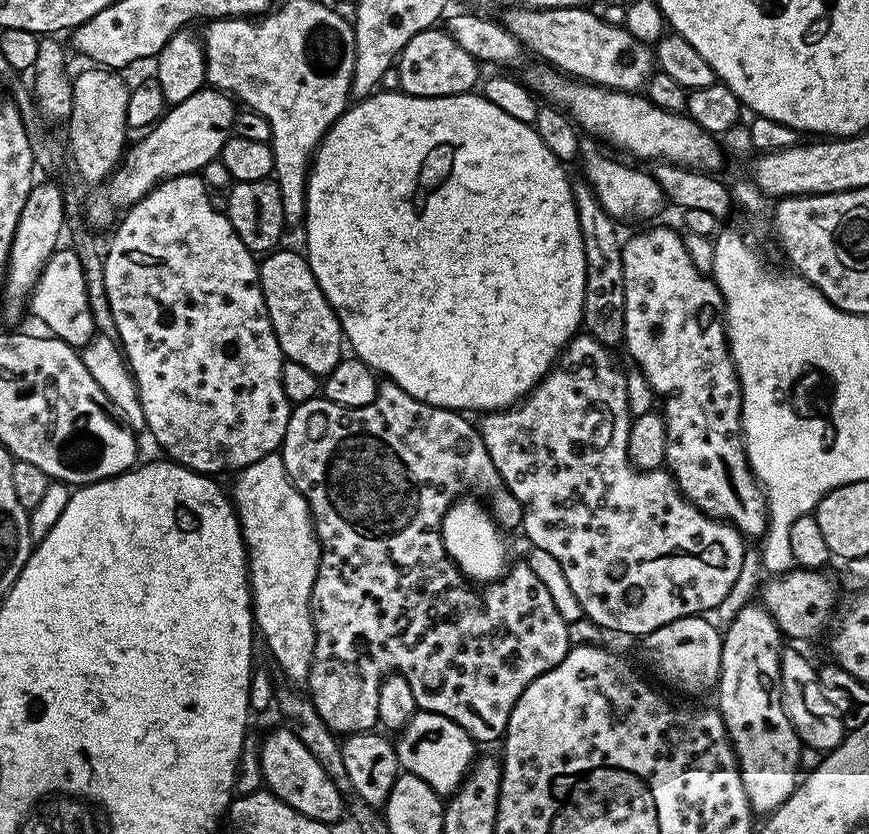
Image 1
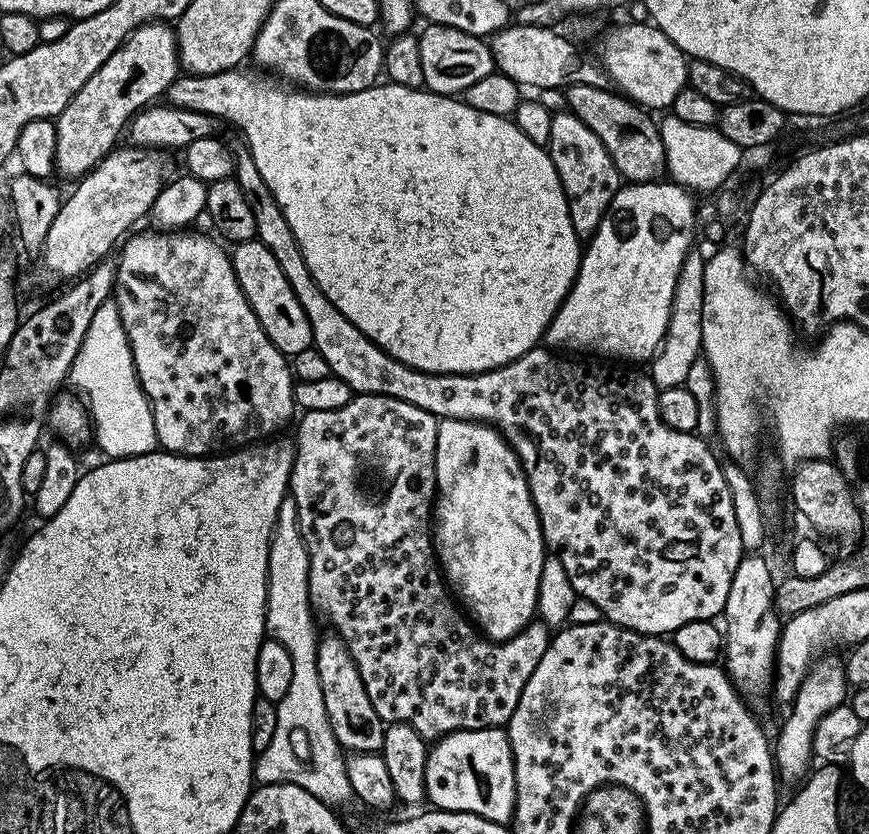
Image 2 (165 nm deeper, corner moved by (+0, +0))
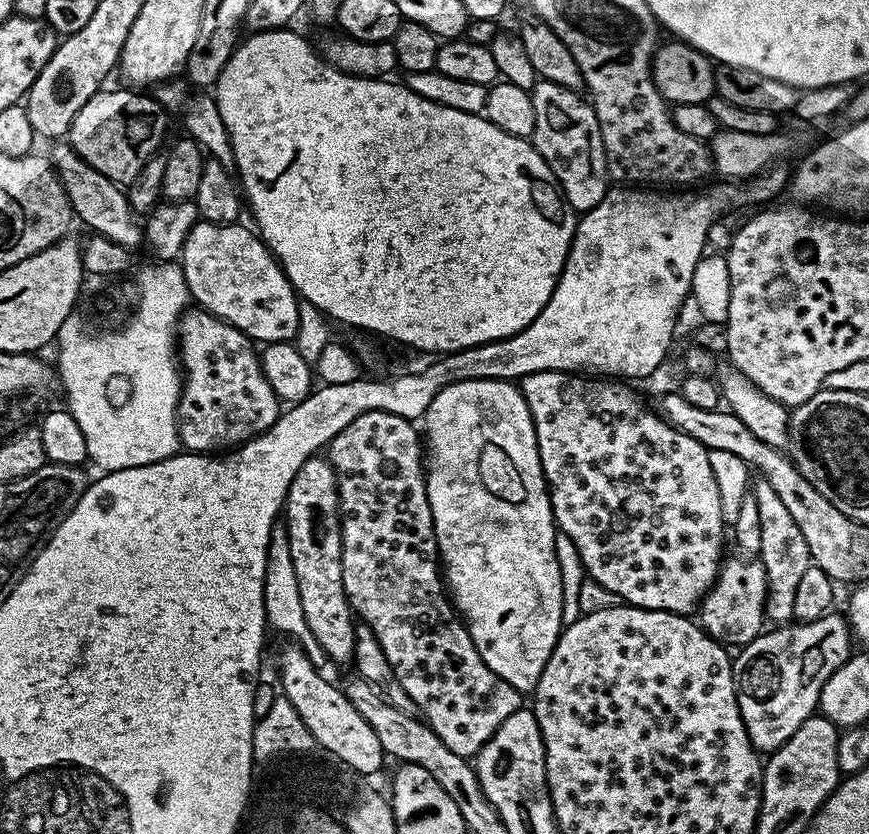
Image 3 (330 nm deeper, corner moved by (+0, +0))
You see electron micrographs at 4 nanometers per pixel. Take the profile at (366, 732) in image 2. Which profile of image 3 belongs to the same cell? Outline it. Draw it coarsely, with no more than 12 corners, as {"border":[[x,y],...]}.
{"border":[[302,462],[284,500],[306,626],[340,664],[358,624],[342,586],[336,472]]}

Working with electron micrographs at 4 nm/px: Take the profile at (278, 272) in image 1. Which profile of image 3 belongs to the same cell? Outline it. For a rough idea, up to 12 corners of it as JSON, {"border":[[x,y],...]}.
{"border":[[197,222],[189,297],[267,346],[295,341],[298,293],[251,227]]}

